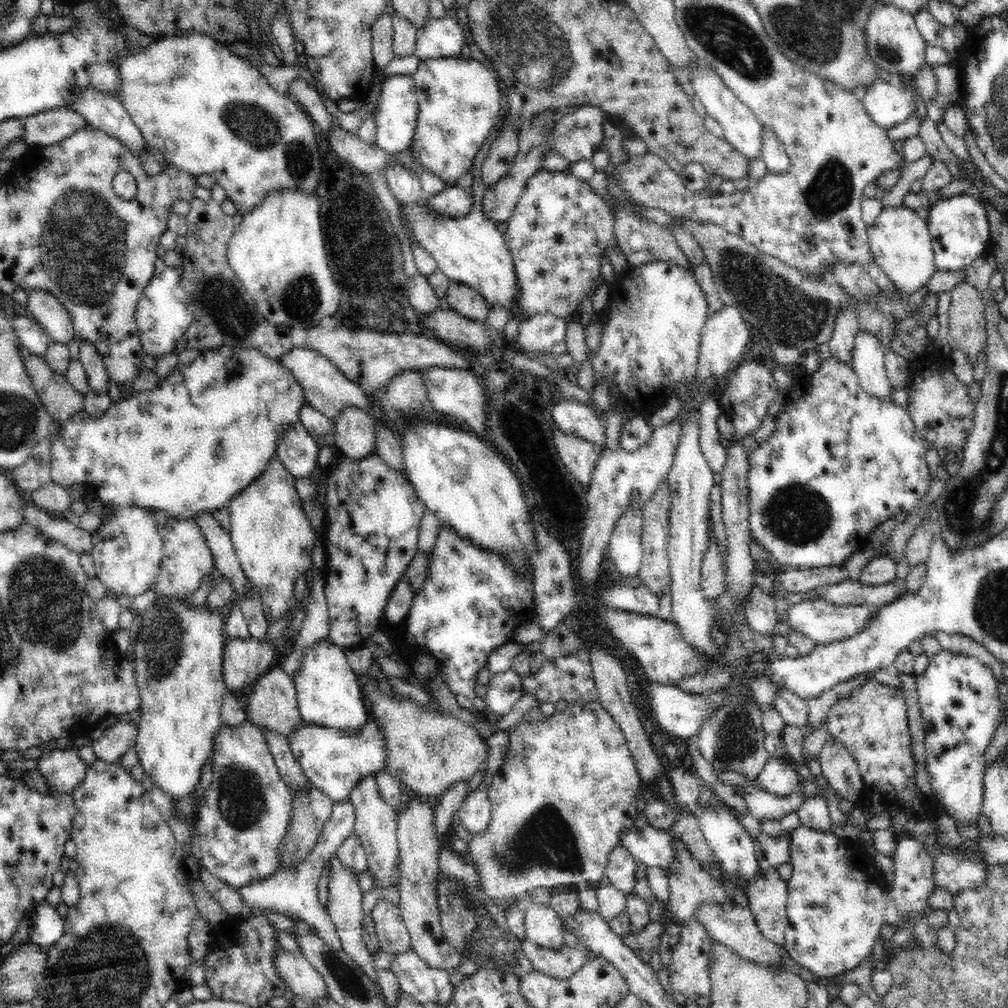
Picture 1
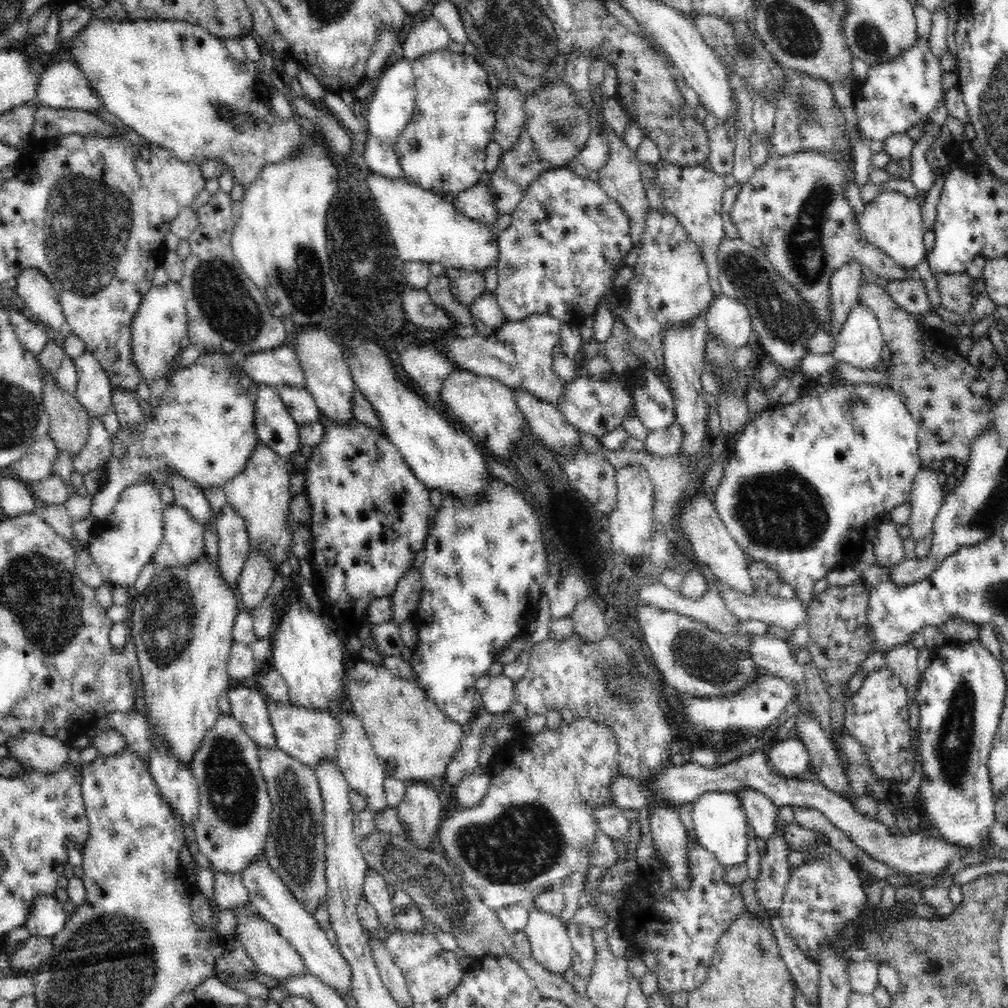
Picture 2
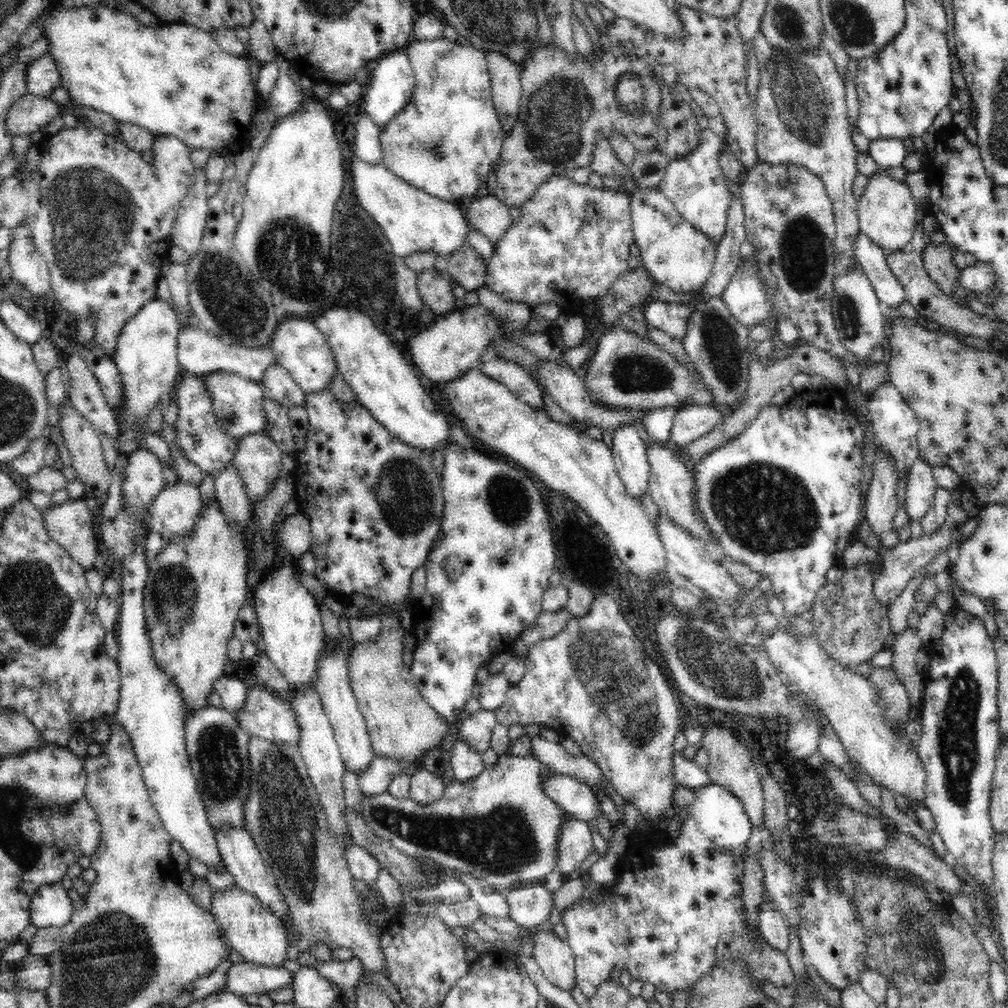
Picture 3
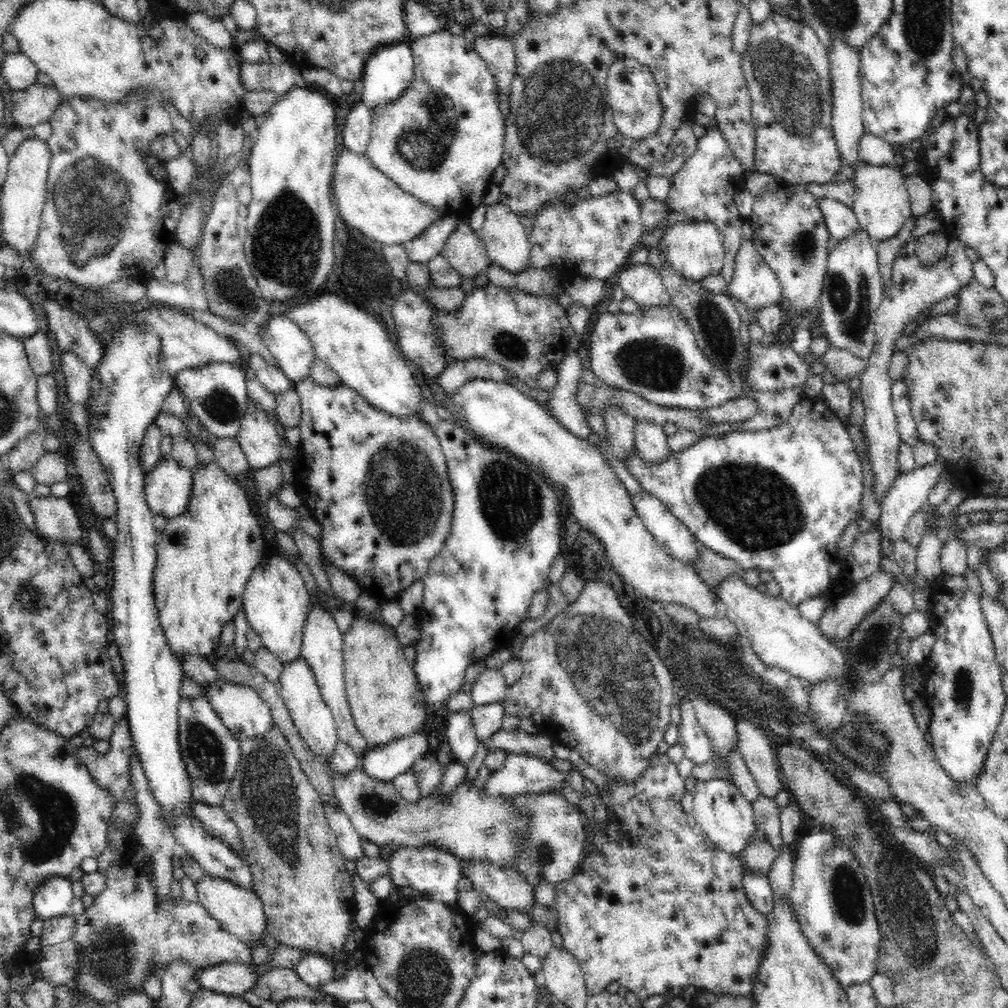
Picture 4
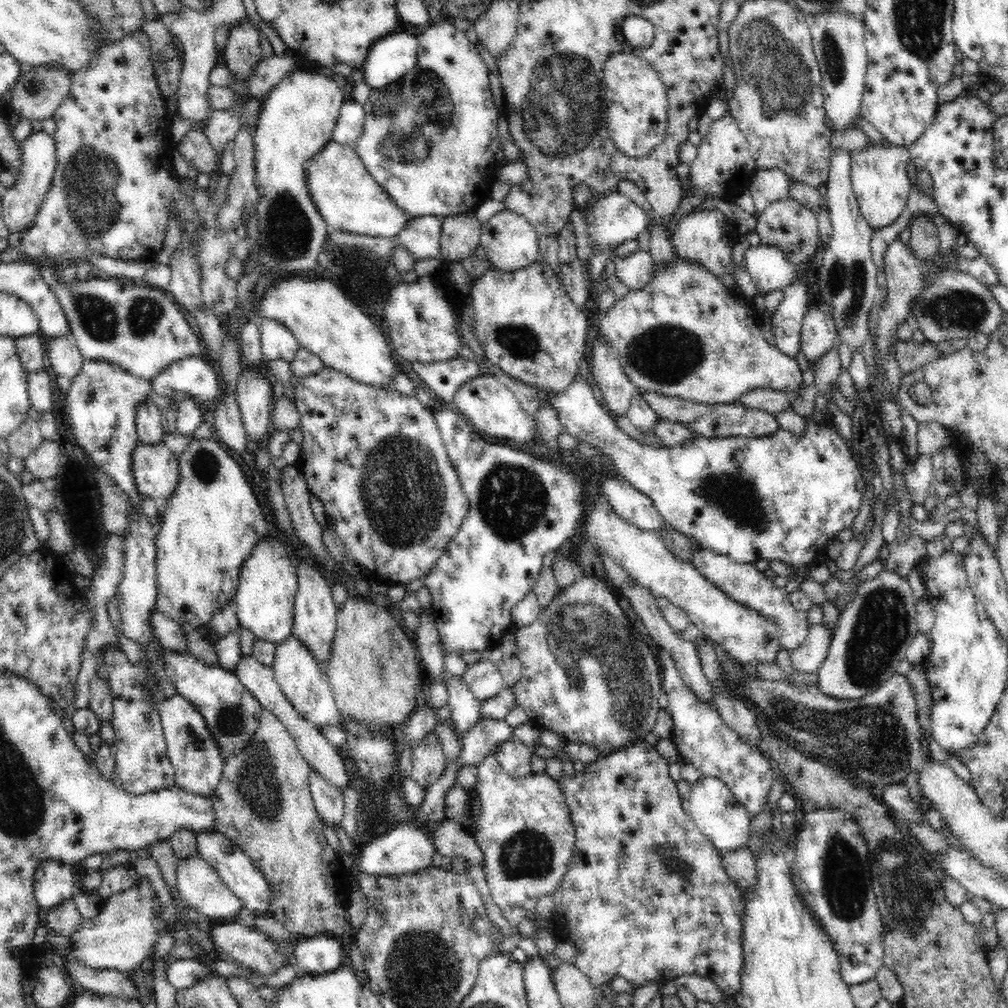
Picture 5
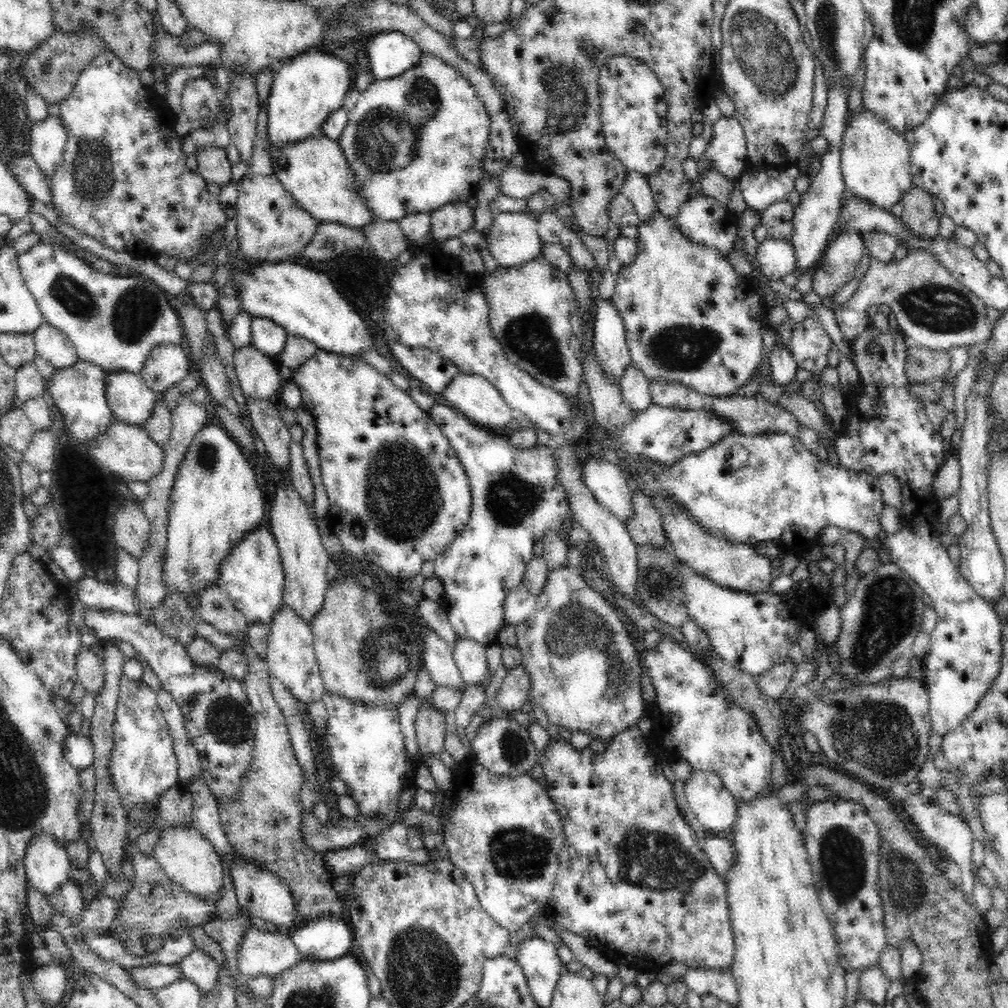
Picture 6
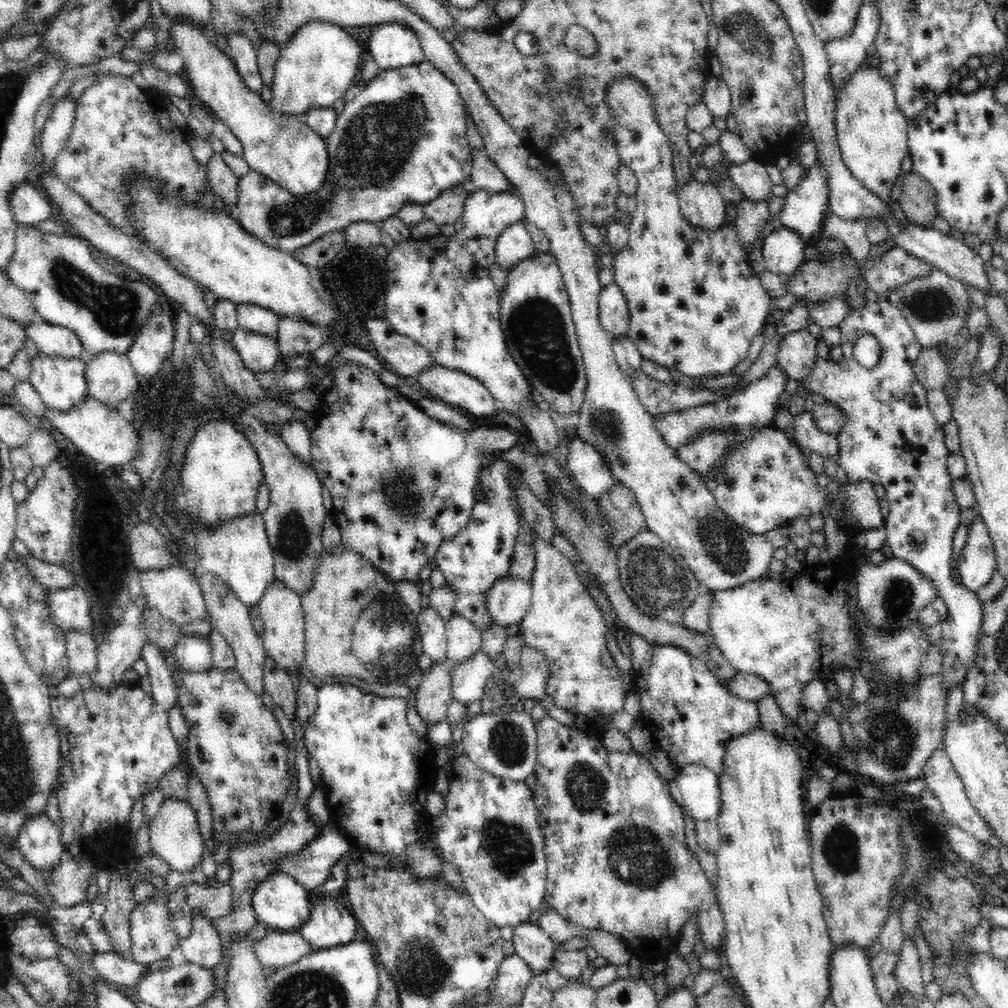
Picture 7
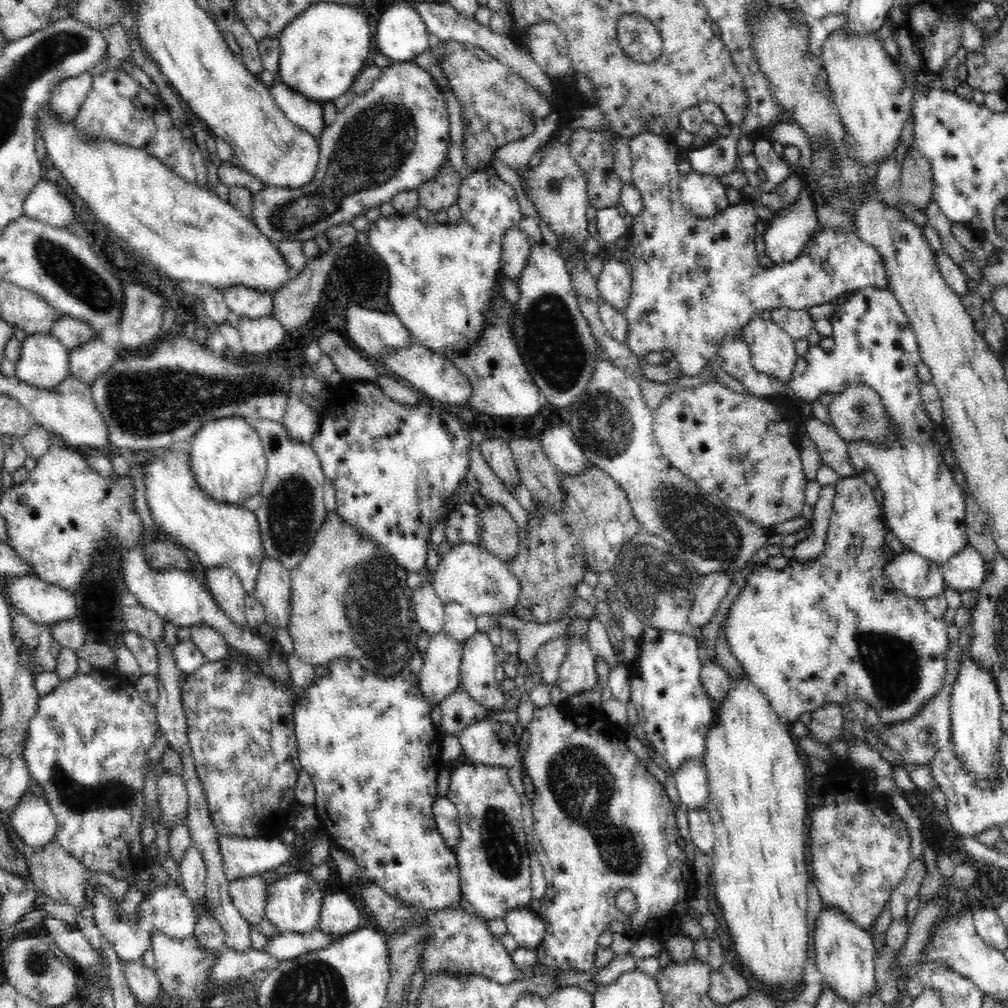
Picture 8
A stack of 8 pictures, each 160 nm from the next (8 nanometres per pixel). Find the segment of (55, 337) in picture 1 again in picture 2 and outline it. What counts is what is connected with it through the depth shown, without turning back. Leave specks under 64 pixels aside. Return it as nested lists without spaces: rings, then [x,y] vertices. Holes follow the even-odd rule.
[[[24,267],[19,270],[16,278],[16,293],[24,300],[31,310],[34,319],[42,322],[49,329],[68,332],[62,305],[59,304],[58,294],[53,289],[40,269]]]

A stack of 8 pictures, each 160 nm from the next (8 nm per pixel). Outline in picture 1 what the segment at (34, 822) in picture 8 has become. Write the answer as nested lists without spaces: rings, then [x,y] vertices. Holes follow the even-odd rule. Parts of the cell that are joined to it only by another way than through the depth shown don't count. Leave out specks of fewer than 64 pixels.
[[[48,901],[37,904],[32,911],[28,940],[40,945],[42,951],[47,953],[63,934],[64,918],[57,909],[52,908]]]

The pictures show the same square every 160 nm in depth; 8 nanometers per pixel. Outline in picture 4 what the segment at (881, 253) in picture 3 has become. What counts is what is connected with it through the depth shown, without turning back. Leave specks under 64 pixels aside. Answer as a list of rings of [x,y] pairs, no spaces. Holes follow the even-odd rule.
[[[832,198],[819,199],[820,211],[823,212],[830,236],[838,240],[844,240],[856,232],[862,232],[862,228],[850,207]]]

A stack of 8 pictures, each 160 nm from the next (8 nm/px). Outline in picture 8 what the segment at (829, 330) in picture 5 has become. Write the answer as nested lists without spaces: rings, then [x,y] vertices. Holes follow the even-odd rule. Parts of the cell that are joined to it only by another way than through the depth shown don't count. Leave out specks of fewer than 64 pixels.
[[[756,317],[743,330],[743,340],[749,346],[750,361],[758,371],[780,382],[790,382],[798,356],[794,351],[794,338],[786,334],[772,319]]]

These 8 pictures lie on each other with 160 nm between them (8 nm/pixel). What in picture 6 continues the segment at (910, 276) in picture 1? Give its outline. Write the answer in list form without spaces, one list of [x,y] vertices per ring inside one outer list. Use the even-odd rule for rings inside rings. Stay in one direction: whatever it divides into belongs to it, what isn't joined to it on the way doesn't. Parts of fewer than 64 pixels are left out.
[[[864,105],[847,118],[841,147],[841,170],[845,191],[857,201],[876,205],[878,210],[892,210],[914,186],[905,135],[896,133],[888,121],[880,121],[880,117],[868,112]]]

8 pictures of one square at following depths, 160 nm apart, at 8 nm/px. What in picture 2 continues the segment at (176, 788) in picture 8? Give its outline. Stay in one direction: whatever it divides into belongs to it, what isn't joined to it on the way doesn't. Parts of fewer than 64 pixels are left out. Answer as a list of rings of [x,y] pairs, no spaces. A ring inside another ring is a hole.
[[[252,904],[238,906],[238,908],[232,909],[232,913],[236,915],[236,941],[244,947],[255,967],[262,974],[287,980],[288,977],[299,977],[306,971],[303,958],[296,952],[296,949],[278,934],[276,927],[264,919]]]

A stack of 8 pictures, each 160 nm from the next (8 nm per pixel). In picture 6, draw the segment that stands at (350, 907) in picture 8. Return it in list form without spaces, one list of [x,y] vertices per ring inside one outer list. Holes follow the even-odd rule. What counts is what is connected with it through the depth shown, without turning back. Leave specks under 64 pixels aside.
[[[334,914],[300,924],[290,936],[301,958],[308,961],[335,961],[352,948],[352,927],[348,926],[346,917],[337,918]]]

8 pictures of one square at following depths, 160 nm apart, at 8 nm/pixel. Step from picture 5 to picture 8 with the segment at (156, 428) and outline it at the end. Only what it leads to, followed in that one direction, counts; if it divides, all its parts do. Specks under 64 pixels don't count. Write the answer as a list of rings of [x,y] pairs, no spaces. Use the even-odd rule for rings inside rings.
[[[94,338],[69,350],[69,369],[74,377],[90,386],[100,375],[109,373],[122,354],[123,351],[114,350],[101,339]]]

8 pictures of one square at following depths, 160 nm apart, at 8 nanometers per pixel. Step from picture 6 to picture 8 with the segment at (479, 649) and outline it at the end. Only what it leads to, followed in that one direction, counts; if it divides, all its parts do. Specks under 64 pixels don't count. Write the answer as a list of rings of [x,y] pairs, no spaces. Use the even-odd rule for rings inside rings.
[[[456,602],[445,604],[444,622],[443,630],[448,639],[461,645],[465,645],[478,631],[475,616]]]

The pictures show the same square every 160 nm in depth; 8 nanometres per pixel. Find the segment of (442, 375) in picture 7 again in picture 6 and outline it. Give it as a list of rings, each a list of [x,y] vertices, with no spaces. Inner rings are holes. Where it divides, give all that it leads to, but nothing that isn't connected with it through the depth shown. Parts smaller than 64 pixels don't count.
[[[458,373],[442,398],[455,411],[486,428],[506,428],[512,418],[512,409],[500,391],[487,378],[477,374]]]

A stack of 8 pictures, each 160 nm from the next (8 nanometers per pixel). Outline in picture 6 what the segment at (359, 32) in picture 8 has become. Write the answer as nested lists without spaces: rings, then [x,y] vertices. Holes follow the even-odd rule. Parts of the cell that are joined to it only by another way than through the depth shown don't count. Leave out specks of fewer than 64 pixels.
[[[320,47],[284,59],[277,64],[273,75],[266,107],[269,144],[274,150],[297,145],[298,142],[320,133],[327,116],[342,106],[346,93],[352,88],[352,70],[348,62],[334,52]]]

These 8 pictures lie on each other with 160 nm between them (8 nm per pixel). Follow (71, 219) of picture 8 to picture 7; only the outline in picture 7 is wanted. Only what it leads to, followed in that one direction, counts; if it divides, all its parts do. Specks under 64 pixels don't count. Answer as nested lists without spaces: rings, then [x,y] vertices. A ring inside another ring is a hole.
[[[22,184],[20,187],[13,188],[8,206],[17,225],[36,226],[54,217],[50,201],[42,188]]]

